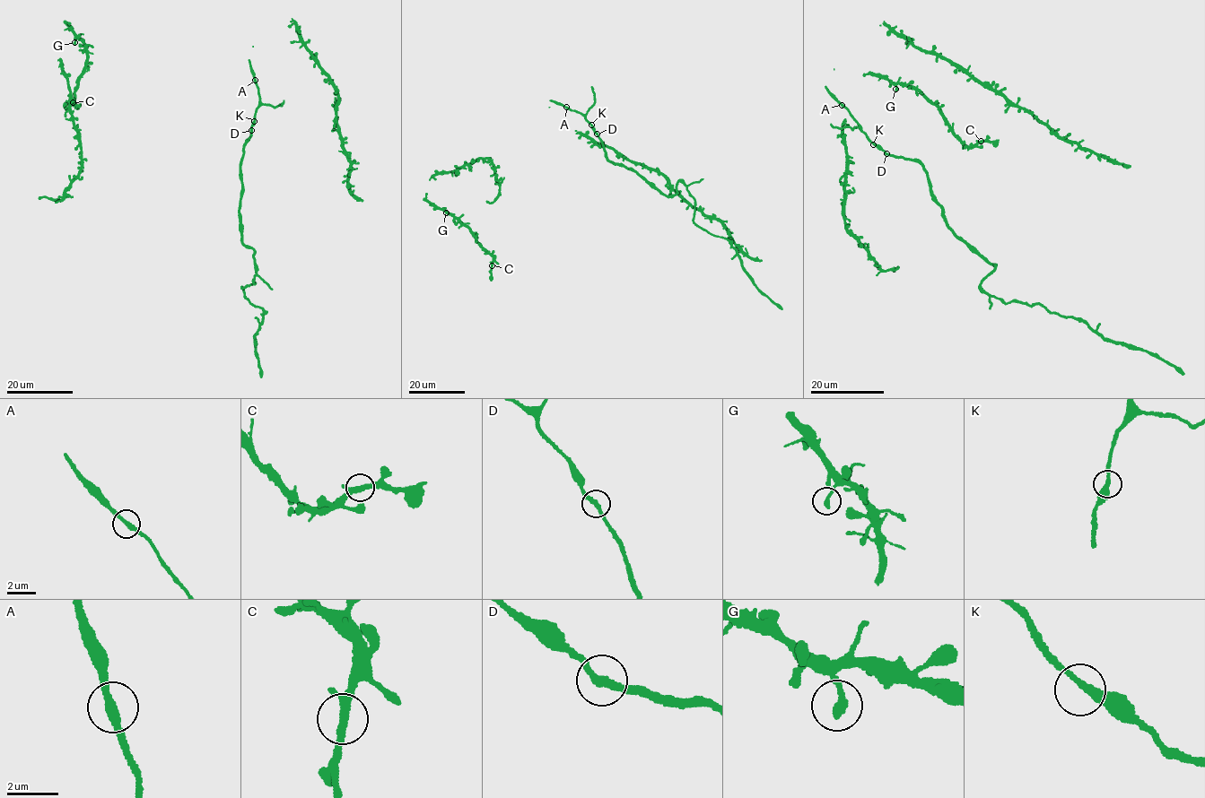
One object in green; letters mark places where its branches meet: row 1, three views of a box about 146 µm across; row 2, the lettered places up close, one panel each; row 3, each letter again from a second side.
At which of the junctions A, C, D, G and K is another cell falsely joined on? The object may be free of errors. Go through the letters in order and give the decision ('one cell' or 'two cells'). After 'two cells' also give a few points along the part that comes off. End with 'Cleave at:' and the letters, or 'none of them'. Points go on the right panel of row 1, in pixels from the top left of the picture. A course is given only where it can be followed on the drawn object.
A: one cell
C: one cell
D: one cell
G: one cell
K: one cell
Cleave at: none of them

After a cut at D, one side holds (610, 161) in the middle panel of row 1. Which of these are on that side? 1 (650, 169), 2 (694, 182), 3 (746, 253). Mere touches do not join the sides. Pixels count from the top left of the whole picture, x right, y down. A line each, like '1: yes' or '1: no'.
1: no
2: yes
3: no

